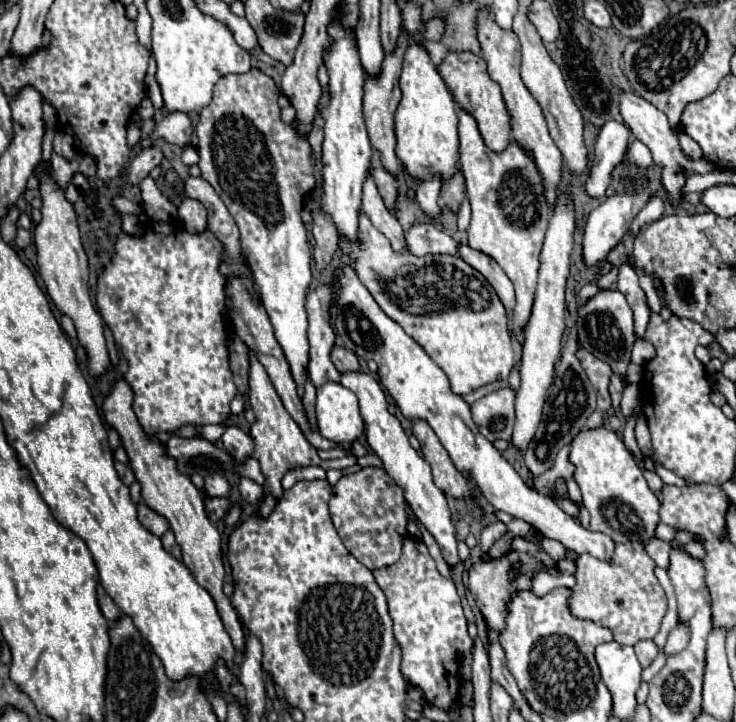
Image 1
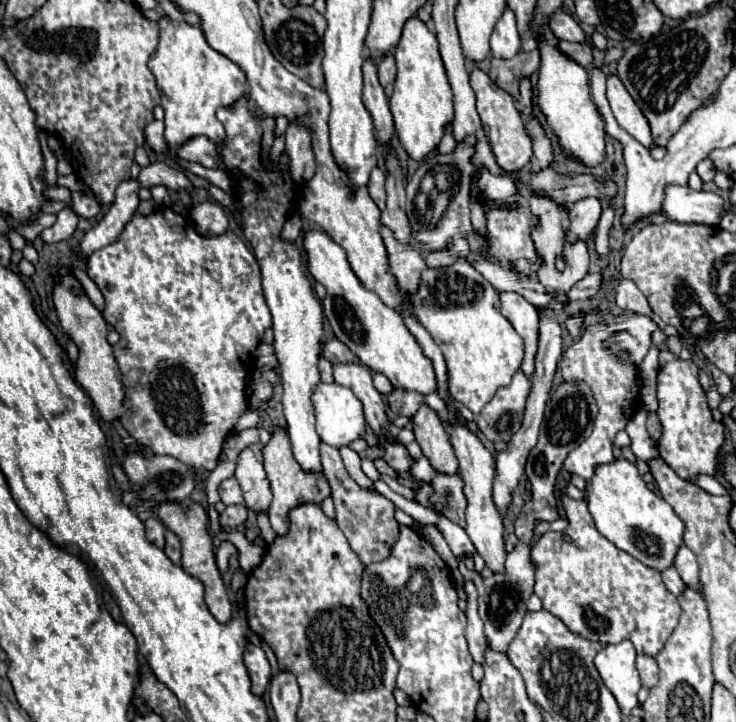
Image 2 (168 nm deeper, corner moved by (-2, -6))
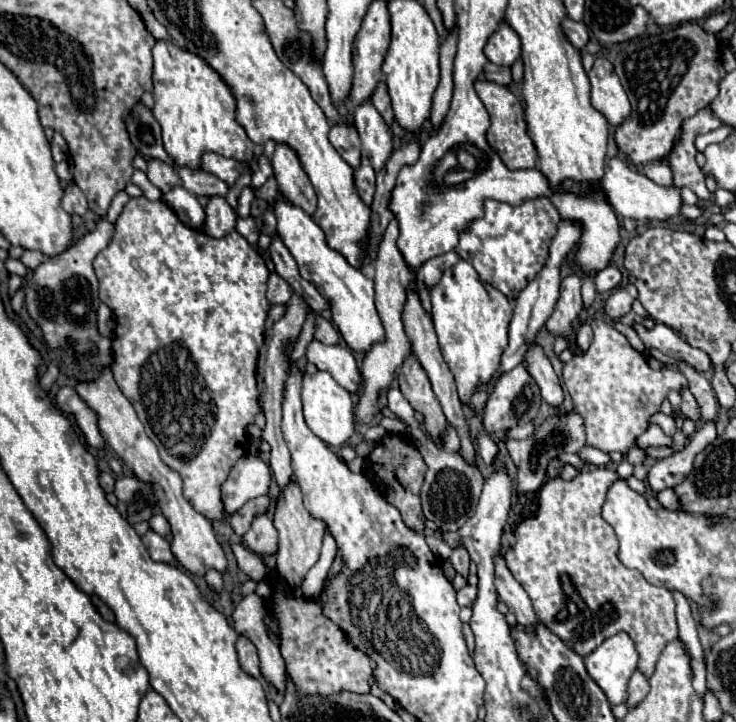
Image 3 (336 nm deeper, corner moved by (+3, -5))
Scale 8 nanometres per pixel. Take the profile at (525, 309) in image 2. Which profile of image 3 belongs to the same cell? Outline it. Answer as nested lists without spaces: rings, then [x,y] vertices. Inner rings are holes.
[[[532,343],[524,355],[524,363],[526,363],[528,373],[534,377],[534,381],[540,387],[542,399],[554,407],[560,405],[564,393],[562,393],[560,381],[552,369],[552,363],[550,363],[546,351],[538,343]]]

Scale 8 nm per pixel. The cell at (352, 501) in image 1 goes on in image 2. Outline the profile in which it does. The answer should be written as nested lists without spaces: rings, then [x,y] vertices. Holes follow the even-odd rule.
[[[321,444],[321,456],[323,456],[325,472],[329,474],[329,486],[333,492],[333,502],[335,502],[335,512],[337,512],[337,524],[343,530],[343,534],[347,536],[351,548],[357,552],[357,556],[361,558],[361,562],[365,566],[371,562],[385,560],[399,534],[399,524],[395,520],[393,502],[377,492],[369,492],[369,490],[363,490],[361,486],[357,486],[353,482],[353,478],[349,478],[337,448]]]

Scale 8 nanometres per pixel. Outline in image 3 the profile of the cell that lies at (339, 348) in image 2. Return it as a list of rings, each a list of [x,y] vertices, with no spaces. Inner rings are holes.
[[[316,315],[316,335],[314,337],[324,345],[336,345],[338,339],[340,339],[334,325],[330,321],[326,321],[324,317],[320,317],[320,315]]]

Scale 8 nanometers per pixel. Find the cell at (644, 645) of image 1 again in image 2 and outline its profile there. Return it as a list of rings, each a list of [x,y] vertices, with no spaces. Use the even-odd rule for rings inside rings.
[[[639,654],[637,656],[637,670],[639,670],[639,676],[641,676],[641,684],[645,688],[651,690],[653,686],[657,686],[657,682],[659,682],[659,668],[657,668],[655,658]]]

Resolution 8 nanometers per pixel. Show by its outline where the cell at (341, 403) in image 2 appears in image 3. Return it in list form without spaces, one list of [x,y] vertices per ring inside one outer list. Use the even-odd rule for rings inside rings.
[[[318,371],[314,375],[304,373],[302,381],[302,405],[306,425],[314,435],[318,435],[330,447],[342,447],[354,435],[354,403],[350,393],[338,385],[332,375]]]

